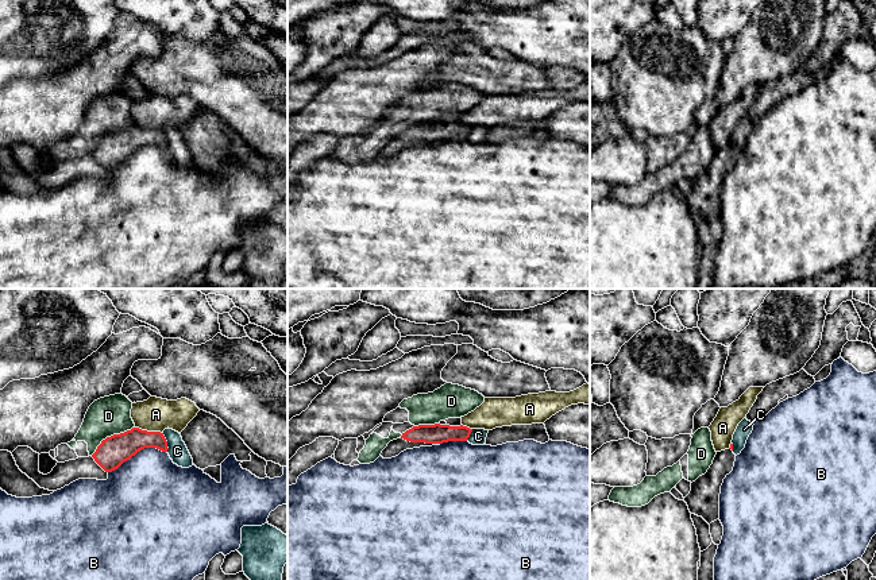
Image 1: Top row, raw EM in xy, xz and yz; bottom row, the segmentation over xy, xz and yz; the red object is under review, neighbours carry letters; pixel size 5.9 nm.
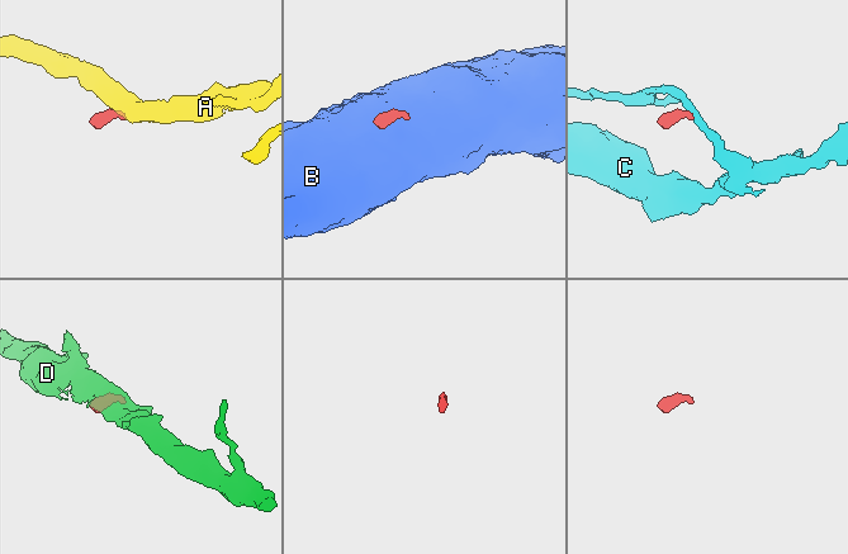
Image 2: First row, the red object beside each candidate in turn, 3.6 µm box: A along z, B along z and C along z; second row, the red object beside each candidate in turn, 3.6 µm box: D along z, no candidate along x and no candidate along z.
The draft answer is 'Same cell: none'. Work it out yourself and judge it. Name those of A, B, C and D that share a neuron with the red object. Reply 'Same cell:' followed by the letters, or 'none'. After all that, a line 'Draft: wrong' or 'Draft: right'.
Same cell: none
Draft: right

